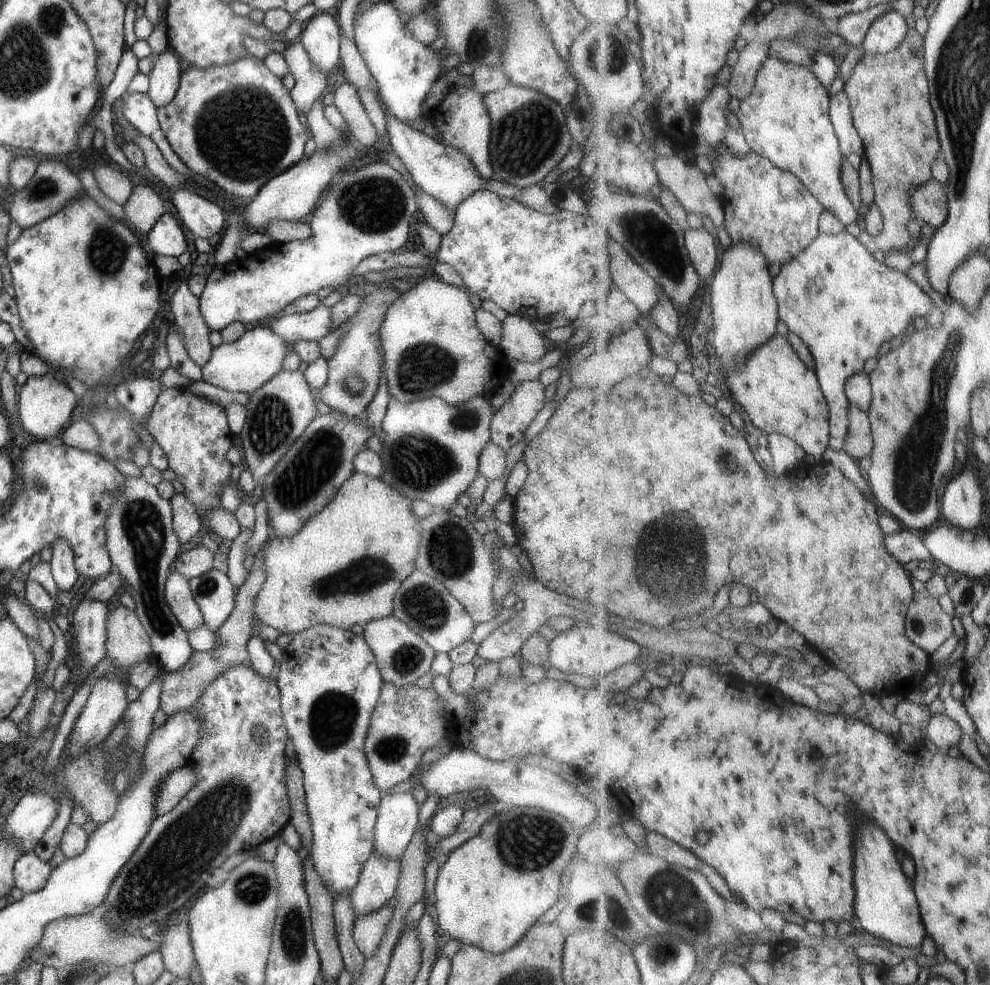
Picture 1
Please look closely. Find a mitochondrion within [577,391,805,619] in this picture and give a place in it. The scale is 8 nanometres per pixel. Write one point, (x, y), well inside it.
(668, 553)

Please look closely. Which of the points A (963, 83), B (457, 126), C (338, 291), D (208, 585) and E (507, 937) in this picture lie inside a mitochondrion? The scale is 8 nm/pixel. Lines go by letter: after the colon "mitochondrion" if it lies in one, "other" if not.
A: mitochondrion
B: other
C: other
D: mitochondrion
E: other

